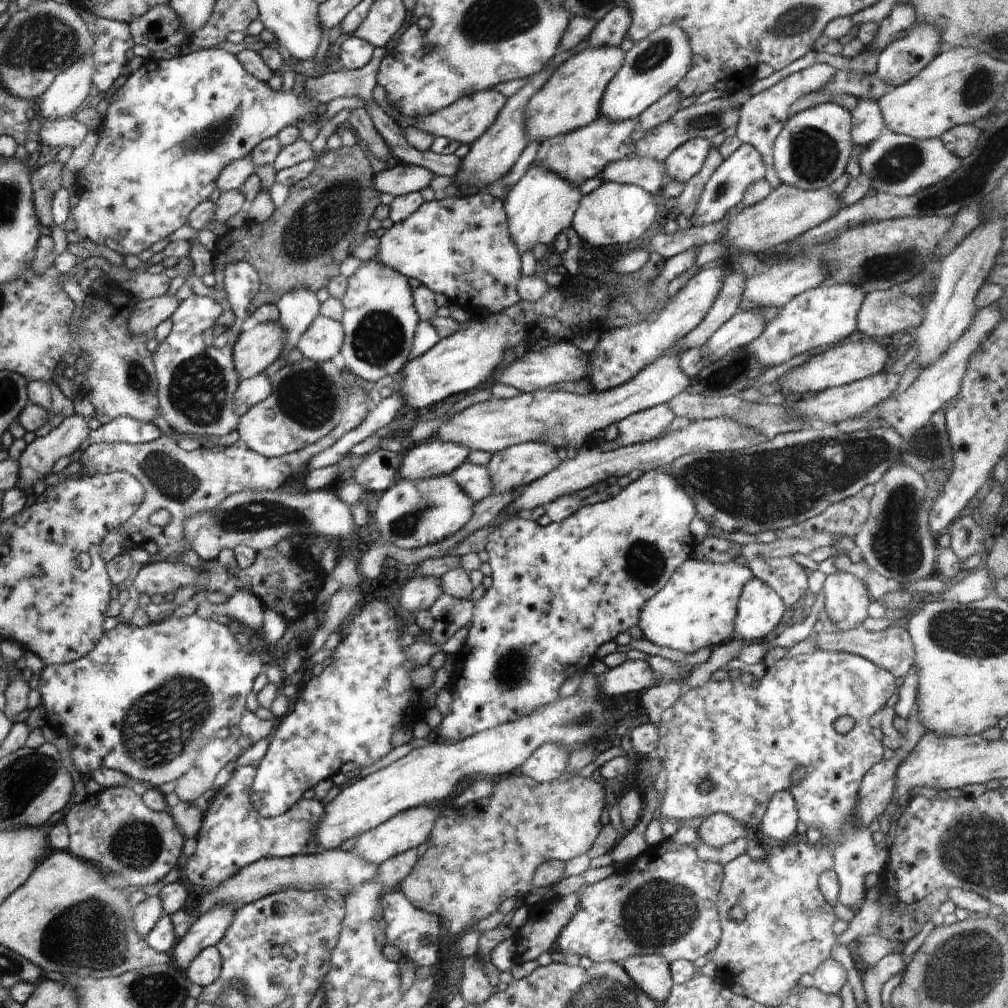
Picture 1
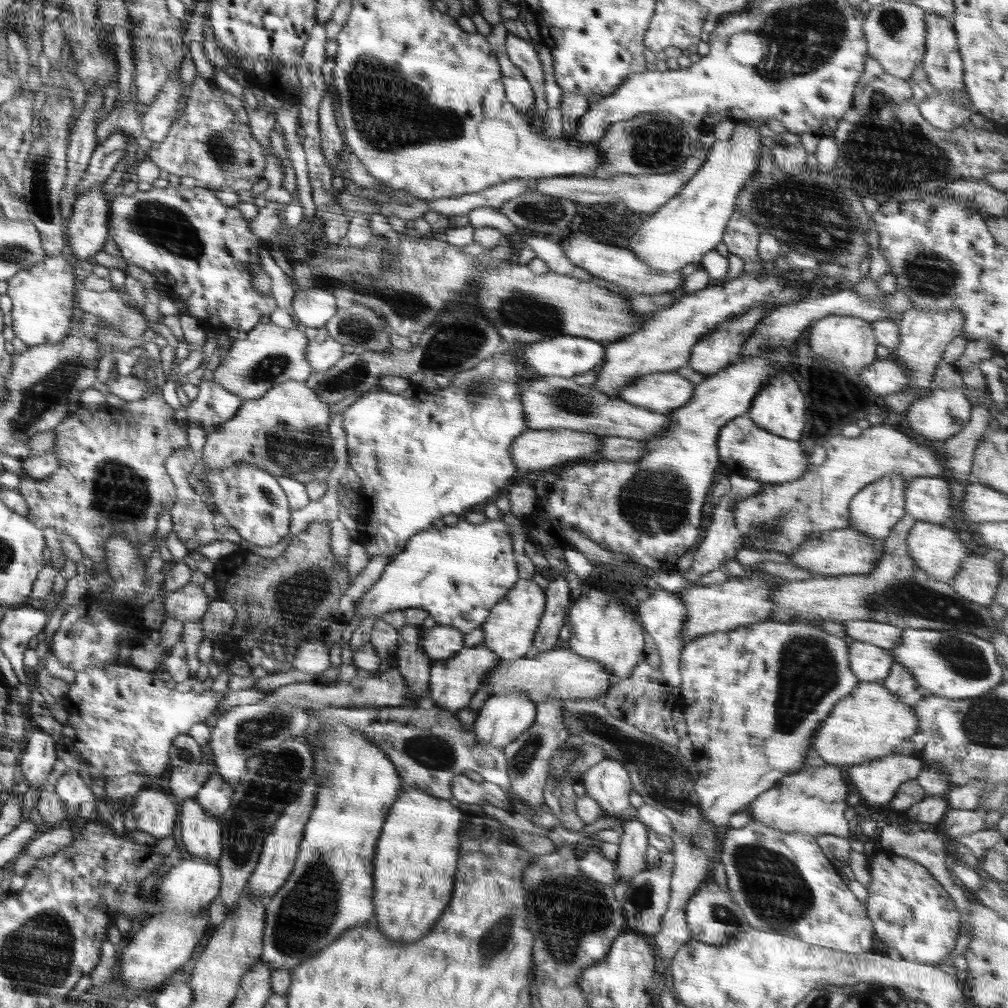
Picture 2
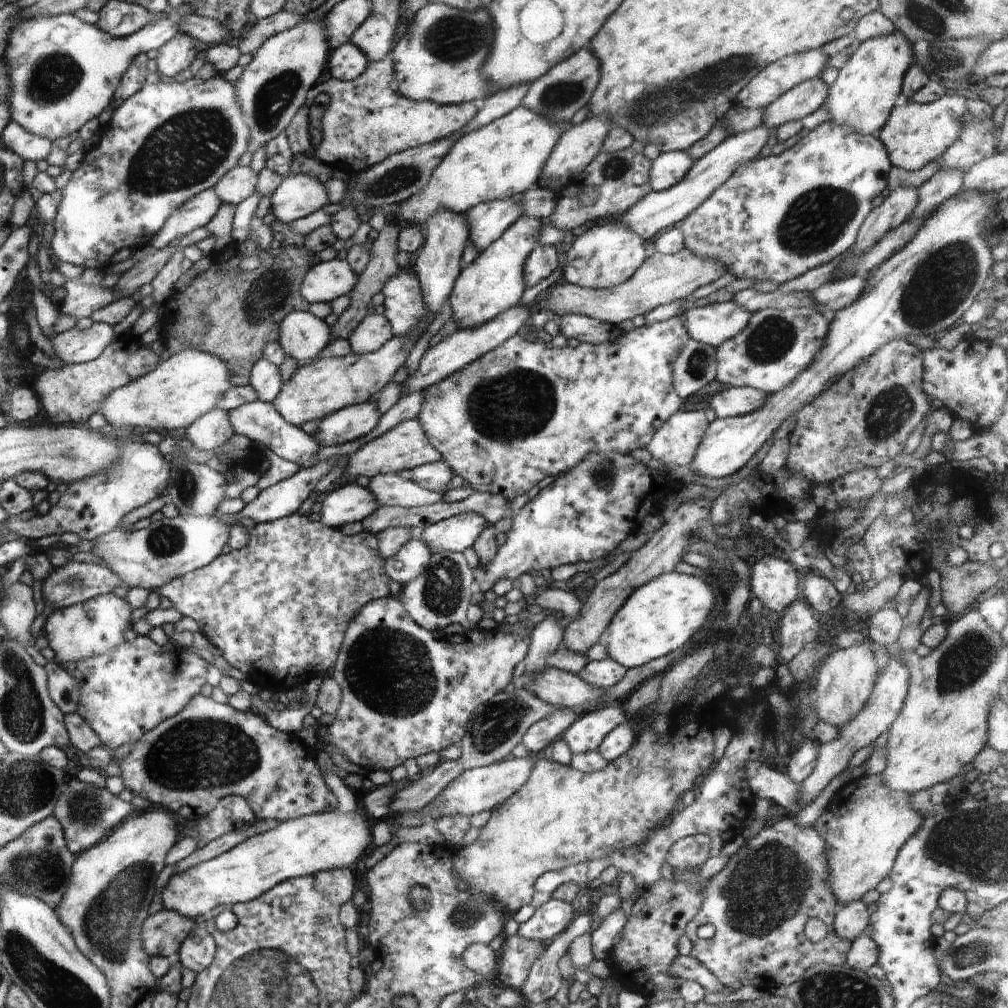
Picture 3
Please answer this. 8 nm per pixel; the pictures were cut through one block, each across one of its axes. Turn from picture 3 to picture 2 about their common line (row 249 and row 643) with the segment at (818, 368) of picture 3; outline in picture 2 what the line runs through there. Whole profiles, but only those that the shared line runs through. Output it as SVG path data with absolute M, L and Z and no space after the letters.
M902 629L900 646L892 650L891 654L895 662L902 664L913 674L918 686L926 689L926 697L936 695L957 700L982 697L1005 682L1005 668L1000 663L1000 657L992 642L959 630Z

